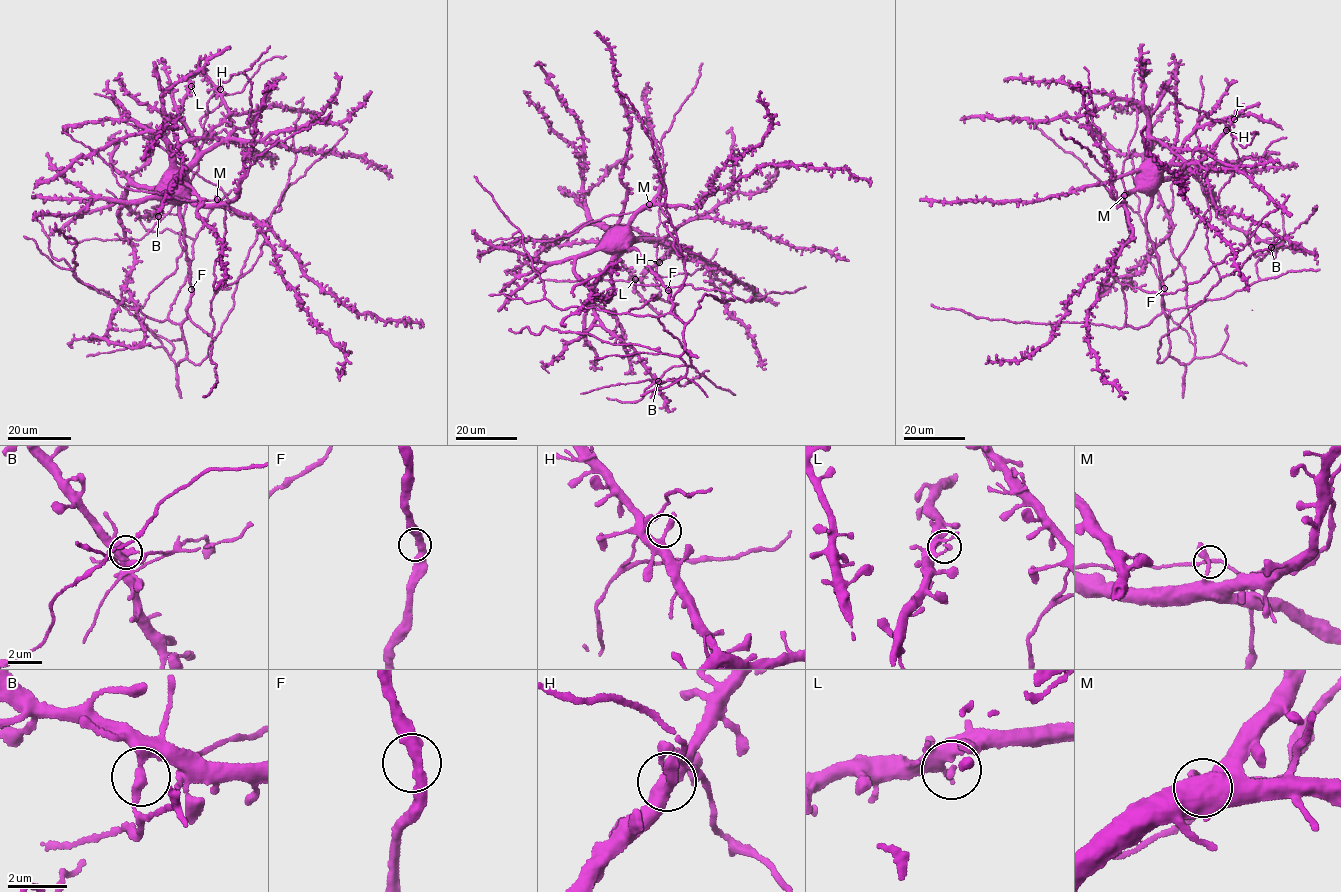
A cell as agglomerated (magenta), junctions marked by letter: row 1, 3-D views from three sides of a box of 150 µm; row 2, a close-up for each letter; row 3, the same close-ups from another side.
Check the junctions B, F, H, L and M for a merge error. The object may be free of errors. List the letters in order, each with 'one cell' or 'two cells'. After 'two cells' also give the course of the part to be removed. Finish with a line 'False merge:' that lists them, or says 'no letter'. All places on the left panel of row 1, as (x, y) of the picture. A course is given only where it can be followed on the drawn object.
B: two cells; course (158, 216), (163, 218), (174, 206), (183, 181), (182, 171), (198, 147), (209, 143), (223, 129)
F: one cell
H: one cell
L: one cell
M: one cell
False merge: B

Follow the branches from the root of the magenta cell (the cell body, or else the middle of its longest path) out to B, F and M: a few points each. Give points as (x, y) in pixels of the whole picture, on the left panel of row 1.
B: (176, 185), (167, 188), (162, 185), (129, 186), (127, 207), (141, 216), (148, 212), (158, 216)
F: (176, 185), (168, 192), (168, 199), (178, 204), (178, 215), (183, 225), (191, 289)
M: (176, 185), (173, 182), (177, 182), (191, 201), (198, 204), (210, 205), (217, 199)

